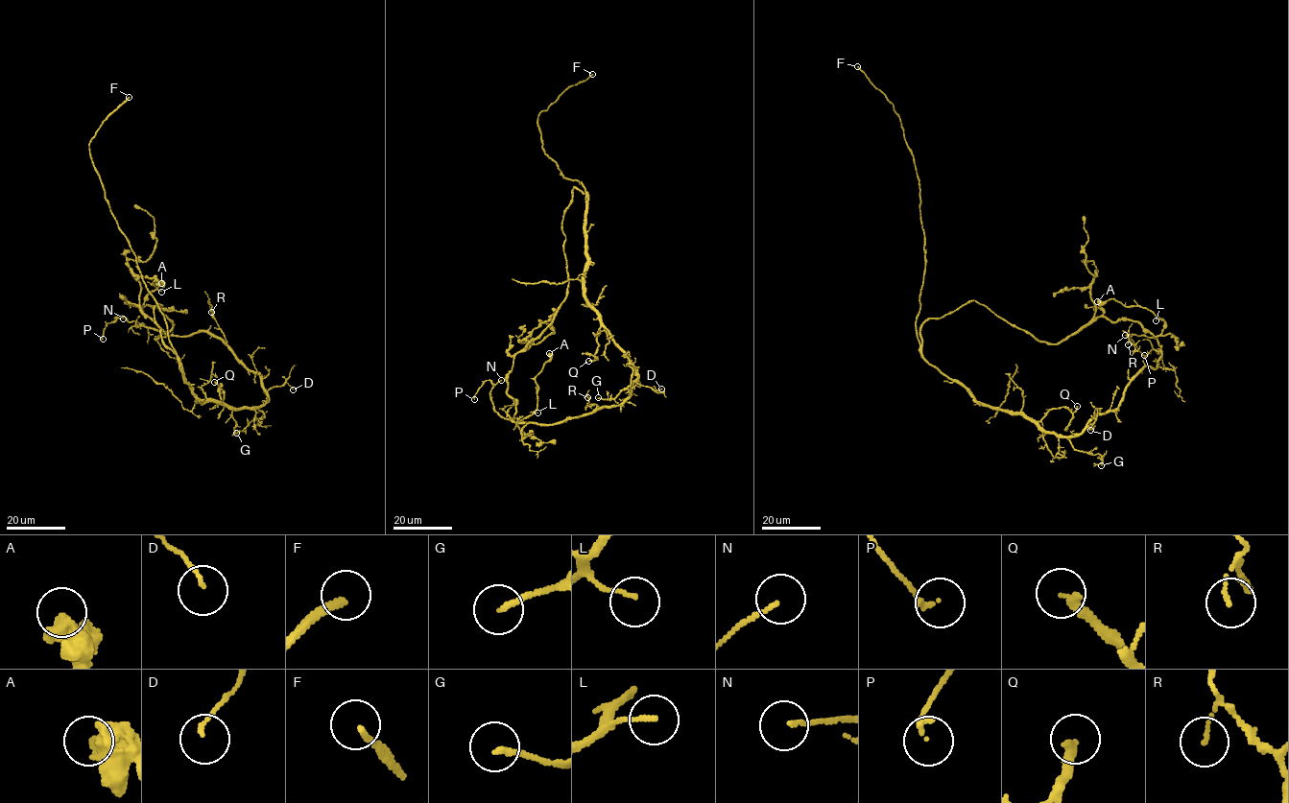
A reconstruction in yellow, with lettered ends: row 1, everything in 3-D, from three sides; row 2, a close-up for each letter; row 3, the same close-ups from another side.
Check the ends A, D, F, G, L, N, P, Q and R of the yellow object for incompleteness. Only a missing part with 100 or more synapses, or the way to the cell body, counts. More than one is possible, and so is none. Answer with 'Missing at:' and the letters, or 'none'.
Missing at: F

